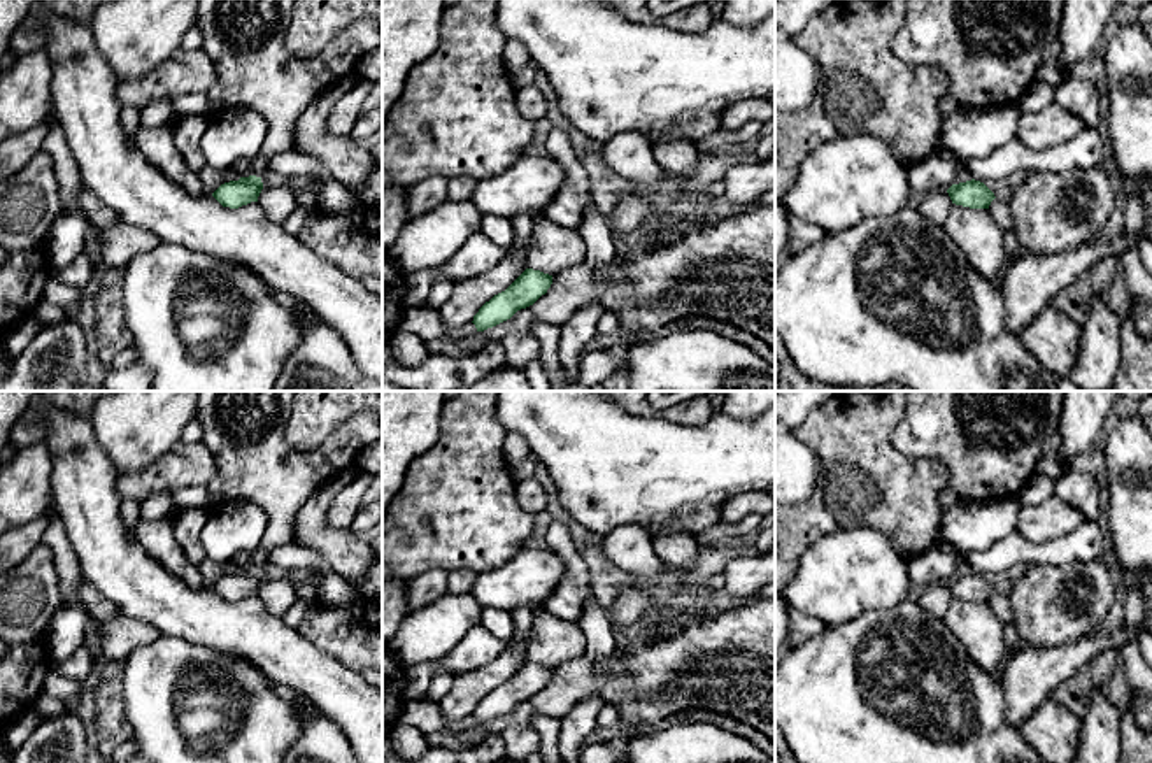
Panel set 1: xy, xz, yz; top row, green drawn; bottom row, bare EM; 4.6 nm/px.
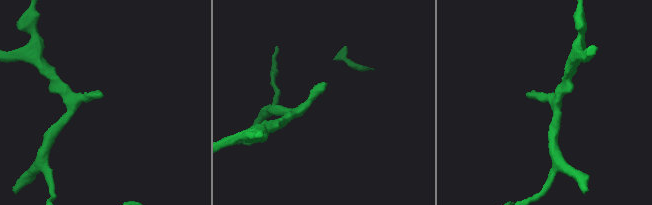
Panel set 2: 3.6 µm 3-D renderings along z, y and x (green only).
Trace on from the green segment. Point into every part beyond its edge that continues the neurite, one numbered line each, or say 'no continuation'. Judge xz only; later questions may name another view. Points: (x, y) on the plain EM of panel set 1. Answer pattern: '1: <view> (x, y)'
no continuation

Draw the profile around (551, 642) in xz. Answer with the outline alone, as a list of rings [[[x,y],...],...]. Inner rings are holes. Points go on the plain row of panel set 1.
[[[542,609],[535,610],[528,635],[528,661],[558,668],[563,663],[582,658],[587,640],[577,623],[561,621]]]

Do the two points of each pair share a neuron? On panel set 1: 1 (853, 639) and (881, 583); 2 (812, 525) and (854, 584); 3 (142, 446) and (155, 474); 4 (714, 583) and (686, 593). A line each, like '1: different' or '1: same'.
1: different
2: different
3: different
4: same

